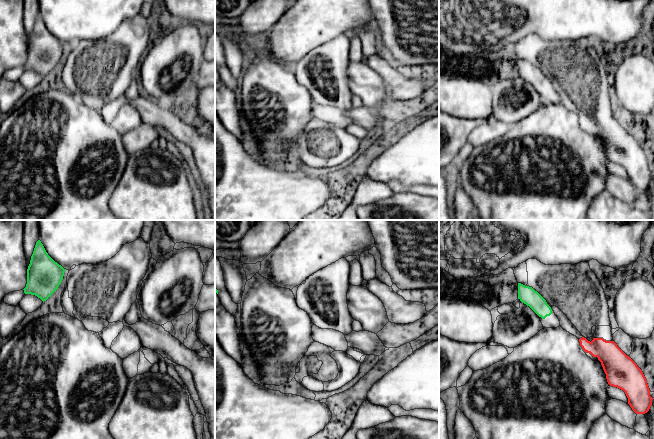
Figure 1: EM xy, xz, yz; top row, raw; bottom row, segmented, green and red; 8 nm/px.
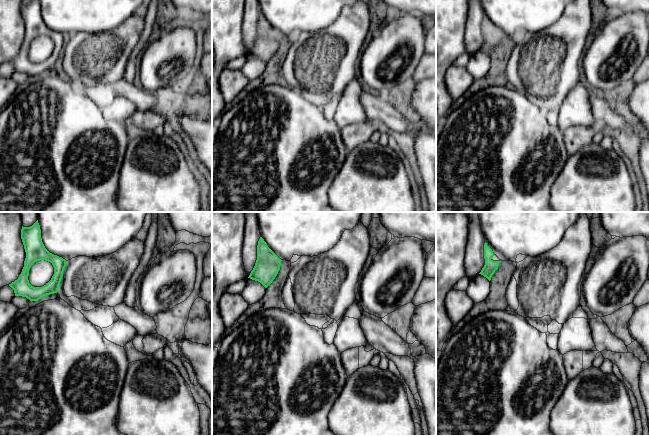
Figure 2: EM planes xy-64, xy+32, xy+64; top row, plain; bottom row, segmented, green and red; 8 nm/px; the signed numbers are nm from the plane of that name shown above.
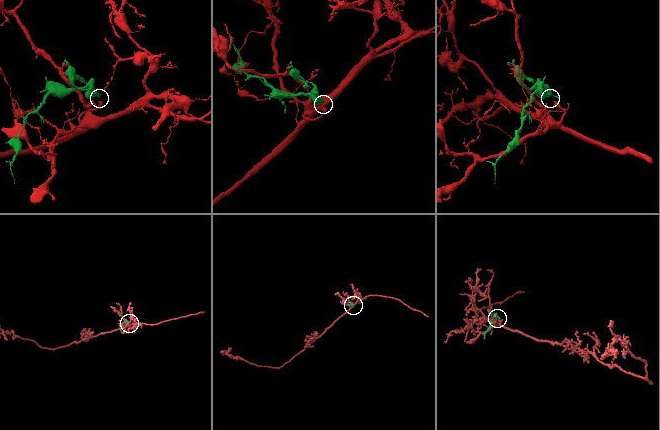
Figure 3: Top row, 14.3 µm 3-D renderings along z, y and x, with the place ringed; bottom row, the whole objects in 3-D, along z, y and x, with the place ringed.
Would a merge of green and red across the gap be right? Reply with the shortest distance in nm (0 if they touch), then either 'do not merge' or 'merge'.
300 nm | do not merge

